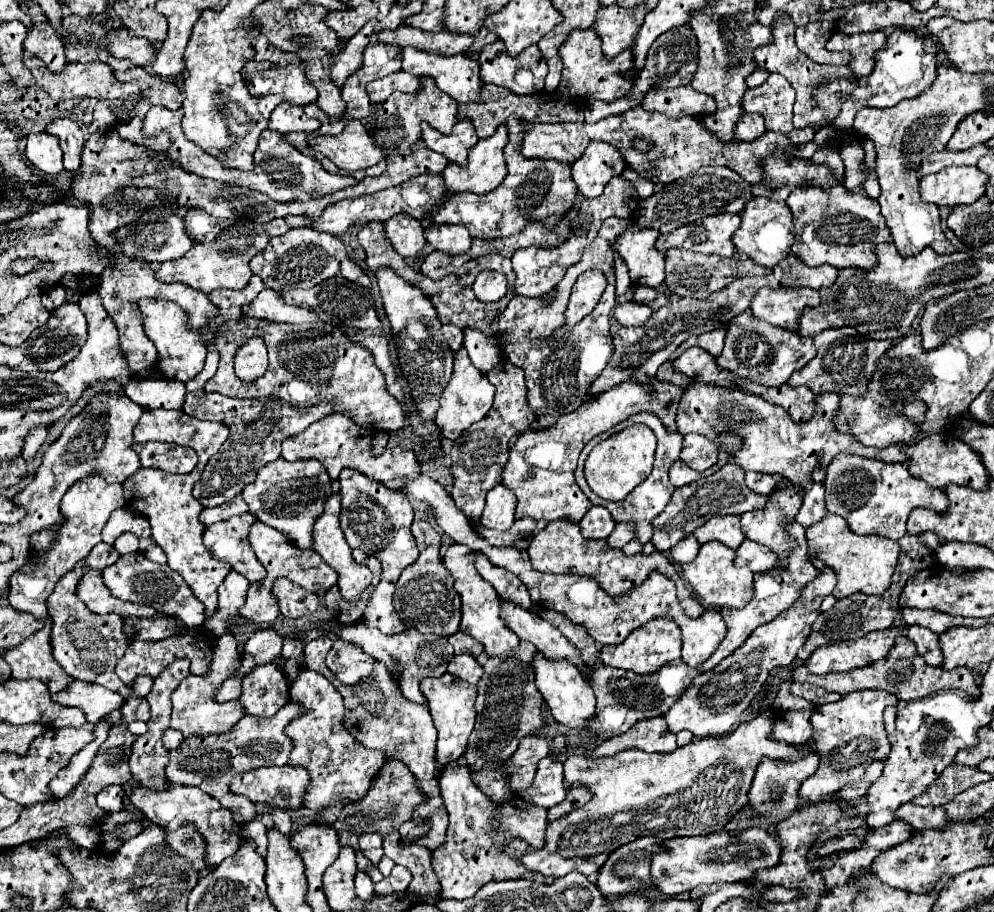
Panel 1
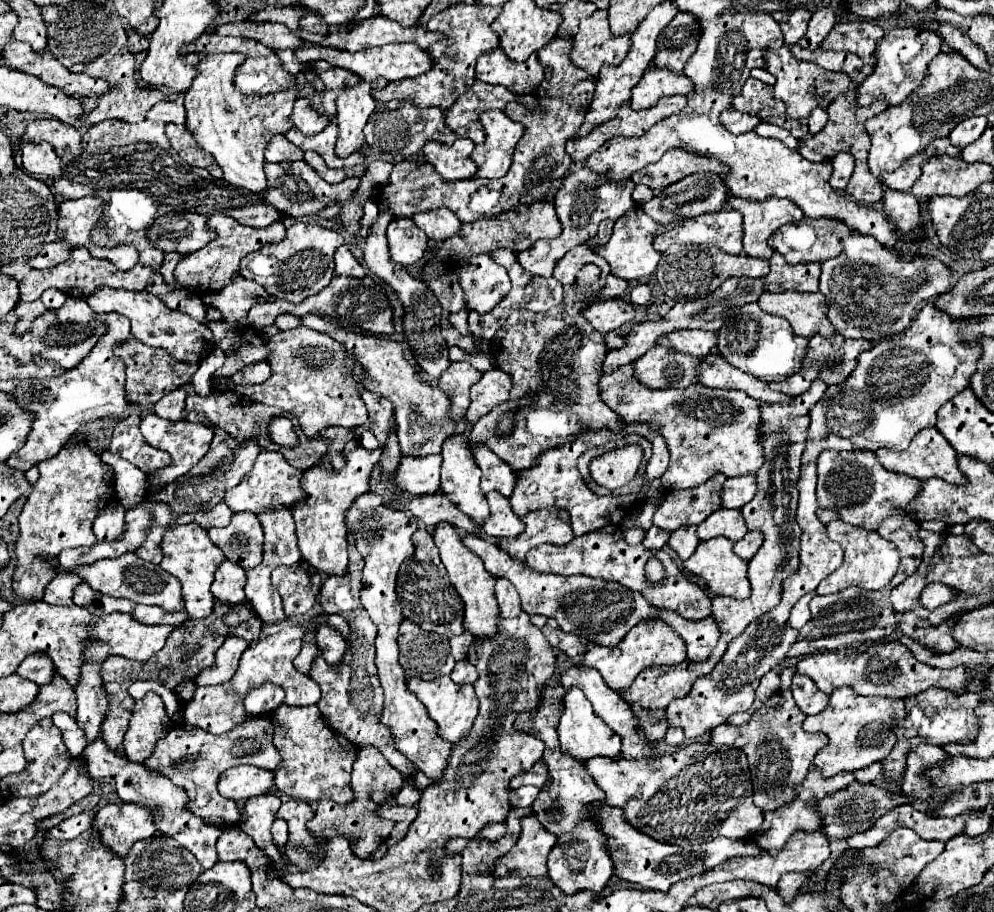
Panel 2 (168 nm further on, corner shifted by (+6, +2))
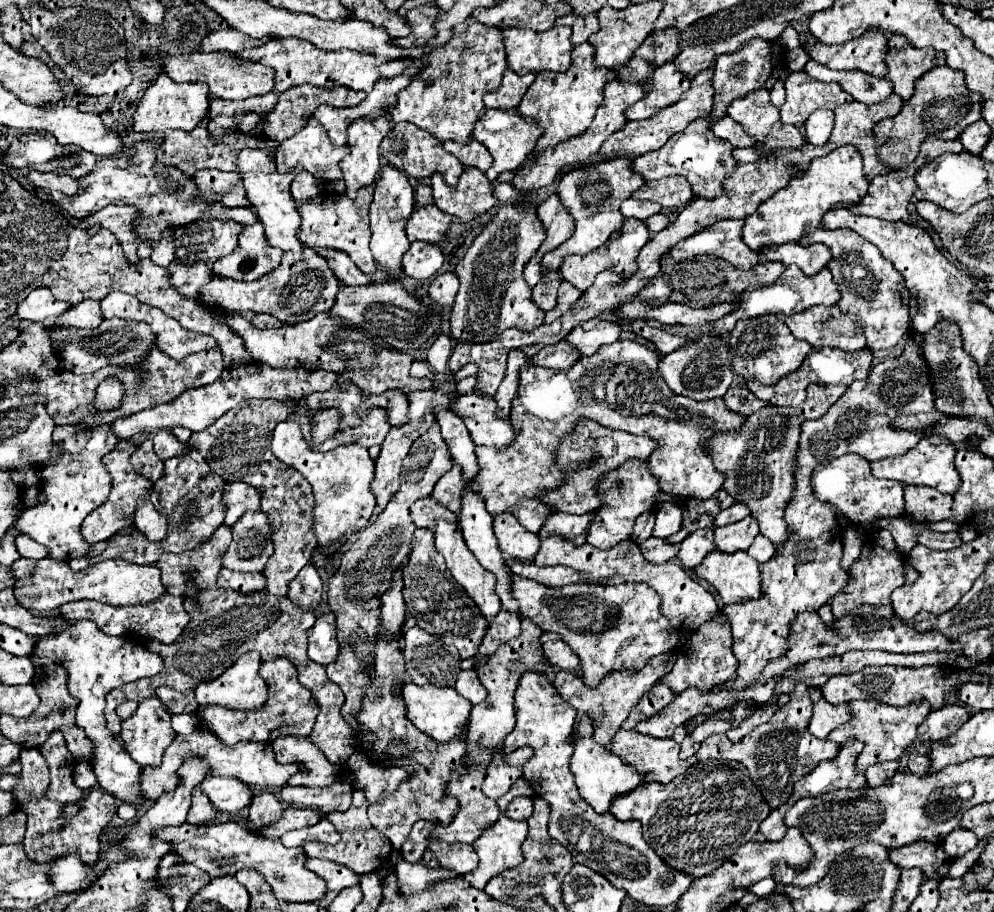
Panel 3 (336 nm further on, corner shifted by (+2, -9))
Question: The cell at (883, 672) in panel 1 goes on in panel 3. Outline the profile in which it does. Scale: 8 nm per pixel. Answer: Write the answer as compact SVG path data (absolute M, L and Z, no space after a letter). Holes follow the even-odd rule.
M866 666L858 674L834 676L820 690L830 704L850 702L850 700L878 700L890 706L906 706L912 702L928 700L932 710L944 706L946 684L950 668L944 666L926 666L926 668L898 668L898 666Z

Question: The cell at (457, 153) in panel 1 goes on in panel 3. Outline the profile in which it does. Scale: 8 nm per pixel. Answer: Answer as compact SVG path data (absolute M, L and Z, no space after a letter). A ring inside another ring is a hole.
M466 168L456 188L446 186L438 174L430 178L430 184L434 190L434 204L460 222L476 220L498 202L494 198L494 184L490 184L478 168Z

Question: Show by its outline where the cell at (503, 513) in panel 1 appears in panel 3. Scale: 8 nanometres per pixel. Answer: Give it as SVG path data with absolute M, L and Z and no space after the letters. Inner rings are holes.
M512 514L494 518L494 536L498 538L498 548L518 560L532 560L540 548L538 536L528 532Z

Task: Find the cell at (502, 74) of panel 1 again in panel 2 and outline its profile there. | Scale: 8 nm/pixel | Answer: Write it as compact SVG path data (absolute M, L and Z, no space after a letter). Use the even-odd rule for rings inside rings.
M498 47L478 57L476 79L490 85L502 85L512 93L536 93L538 85L544 79L544 69L536 53L532 53L522 63L514 63Z

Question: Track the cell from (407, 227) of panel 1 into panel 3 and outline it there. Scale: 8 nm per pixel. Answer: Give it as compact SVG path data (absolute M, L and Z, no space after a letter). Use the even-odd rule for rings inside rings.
M412 242L410 250L404 254L402 270L406 276L416 280L426 280L434 276L444 264L444 254L436 244Z

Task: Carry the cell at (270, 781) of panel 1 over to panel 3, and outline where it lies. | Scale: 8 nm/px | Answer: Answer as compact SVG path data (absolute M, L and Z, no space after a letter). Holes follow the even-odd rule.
M210 778L202 782L202 792L214 804L218 812L228 812L230 816L240 814L252 802L252 792L248 784L234 778Z

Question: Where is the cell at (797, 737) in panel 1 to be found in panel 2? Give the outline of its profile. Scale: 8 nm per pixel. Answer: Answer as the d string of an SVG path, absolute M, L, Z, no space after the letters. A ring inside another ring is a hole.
M778 691L774 693L750 719L750 723L742 727L734 725L720 725L710 731L712 745L728 745L738 747L748 755L752 785L754 785L754 805L762 811L774 811L782 805L794 801L798 785L806 779L810 771L814 755L828 743L828 737L822 733L806 733L802 729L804 713L798 709L796 701L792 699L792 691Z

